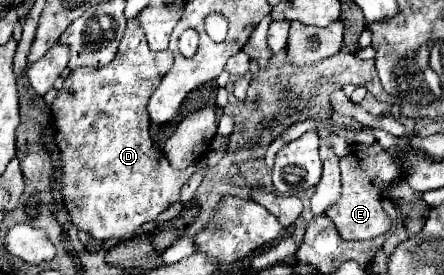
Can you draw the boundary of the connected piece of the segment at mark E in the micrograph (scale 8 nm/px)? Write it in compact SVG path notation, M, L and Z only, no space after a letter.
M374 142L372 146L352 146L352 152L356 154L348 154L340 160L342 194L340 200L336 200L336 204L328 208L326 216L332 220L344 240L370 240L386 234L392 226L392 220L386 216L380 198L382 192L402 176L402 172L398 162L386 150L382 150L378 142Z

